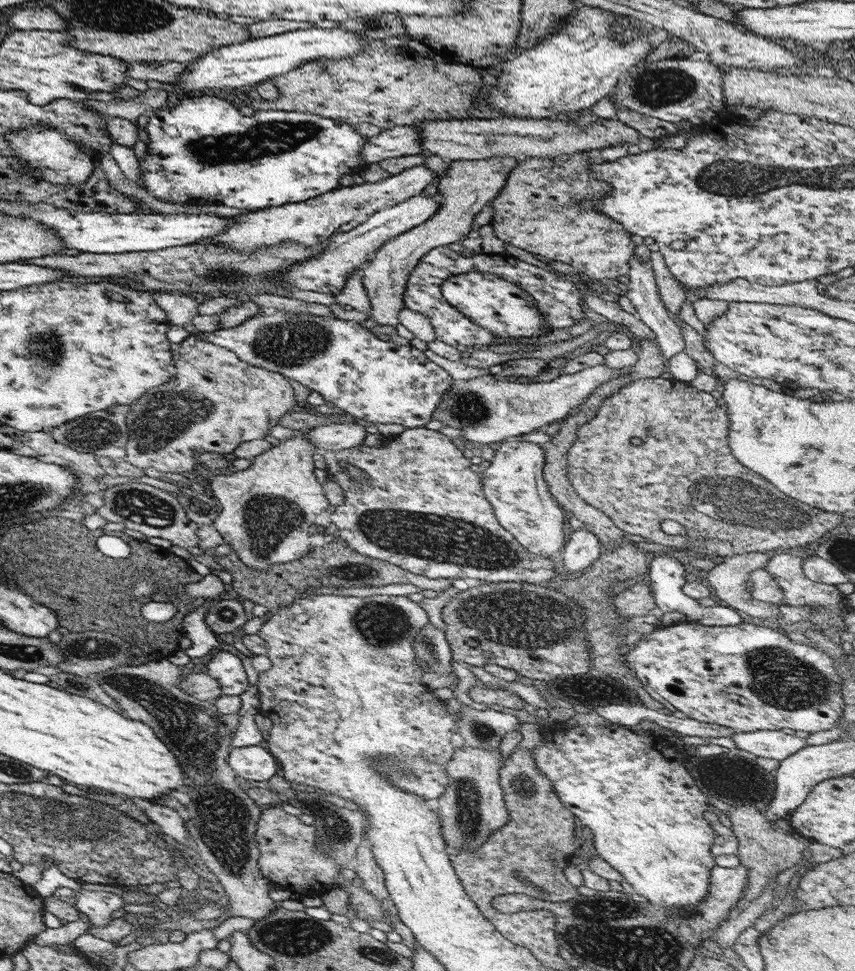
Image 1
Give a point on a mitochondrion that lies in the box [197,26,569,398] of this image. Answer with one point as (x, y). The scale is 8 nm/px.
(291, 343)

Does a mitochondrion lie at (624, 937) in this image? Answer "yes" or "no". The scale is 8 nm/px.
yes

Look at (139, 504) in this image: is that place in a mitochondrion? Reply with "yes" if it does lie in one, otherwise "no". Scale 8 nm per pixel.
yes

